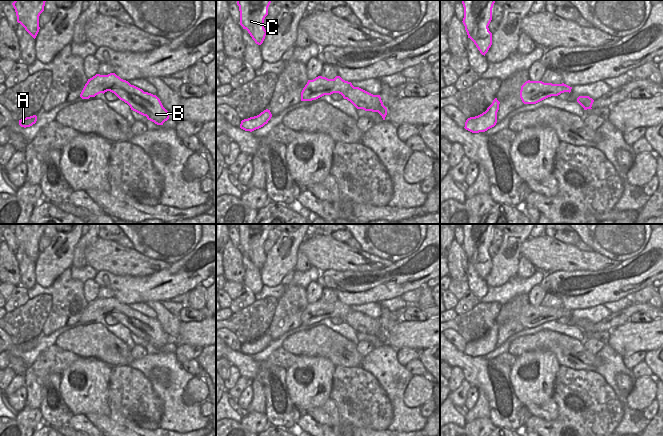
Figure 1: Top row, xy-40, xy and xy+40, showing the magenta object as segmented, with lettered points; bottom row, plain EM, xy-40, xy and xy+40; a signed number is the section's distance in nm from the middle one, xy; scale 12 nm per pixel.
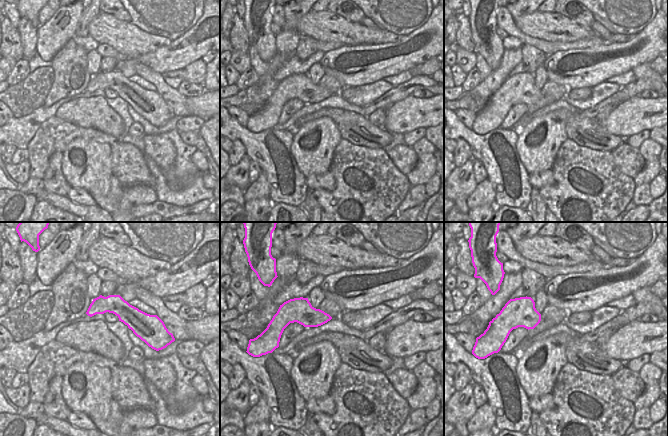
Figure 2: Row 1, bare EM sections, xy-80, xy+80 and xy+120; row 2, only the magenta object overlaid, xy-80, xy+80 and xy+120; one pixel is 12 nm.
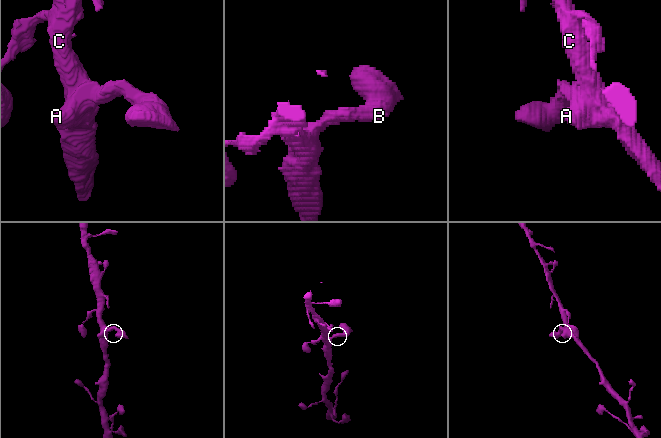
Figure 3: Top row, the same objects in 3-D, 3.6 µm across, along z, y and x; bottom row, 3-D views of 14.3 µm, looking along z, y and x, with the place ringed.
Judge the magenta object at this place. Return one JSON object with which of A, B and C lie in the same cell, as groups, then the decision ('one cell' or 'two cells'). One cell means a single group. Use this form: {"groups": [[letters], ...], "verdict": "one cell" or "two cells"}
{"groups": [["A", "B", "C"]], "verdict": "one cell"}

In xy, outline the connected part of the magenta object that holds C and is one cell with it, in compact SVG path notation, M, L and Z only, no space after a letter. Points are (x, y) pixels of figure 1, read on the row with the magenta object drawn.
M237 0L240 11L240 25L246 29L256 44L261 45L267 31L264 19L268 15L271 0Z

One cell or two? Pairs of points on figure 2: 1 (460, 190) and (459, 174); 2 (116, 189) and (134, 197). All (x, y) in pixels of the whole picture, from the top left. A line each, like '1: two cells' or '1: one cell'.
1: one cell
2: two cells

